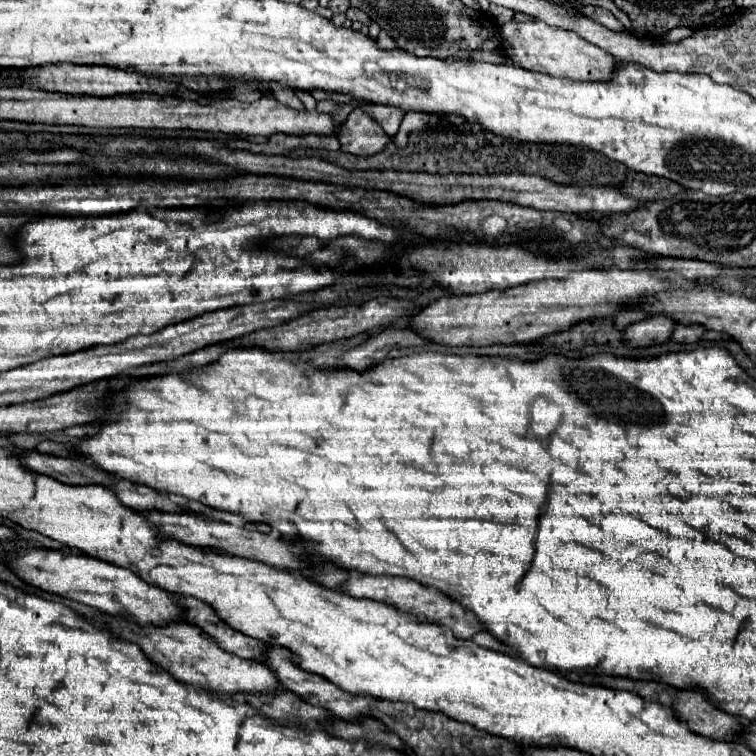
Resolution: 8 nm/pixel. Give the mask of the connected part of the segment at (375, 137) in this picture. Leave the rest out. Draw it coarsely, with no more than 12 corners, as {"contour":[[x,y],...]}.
{"contour":[[361,110],[347,116],[337,138],[343,152],[377,154],[391,140]]}

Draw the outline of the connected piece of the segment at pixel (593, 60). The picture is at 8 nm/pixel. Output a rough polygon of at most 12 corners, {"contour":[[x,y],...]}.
{"contour":[[511,20],[501,50],[527,70],[609,80],[617,60],[575,32]]}

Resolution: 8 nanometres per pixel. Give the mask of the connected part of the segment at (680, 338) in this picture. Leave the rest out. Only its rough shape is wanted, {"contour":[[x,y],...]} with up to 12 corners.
{"contour":[[677,324],[671,340],[697,342],[705,328],[701,324]]}

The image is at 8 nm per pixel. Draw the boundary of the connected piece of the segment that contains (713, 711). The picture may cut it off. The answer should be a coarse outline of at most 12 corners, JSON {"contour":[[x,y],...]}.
{"contour":[[661,682],[633,684],[639,696],[673,708],[711,740],[737,740],[739,718],[695,690]]}

